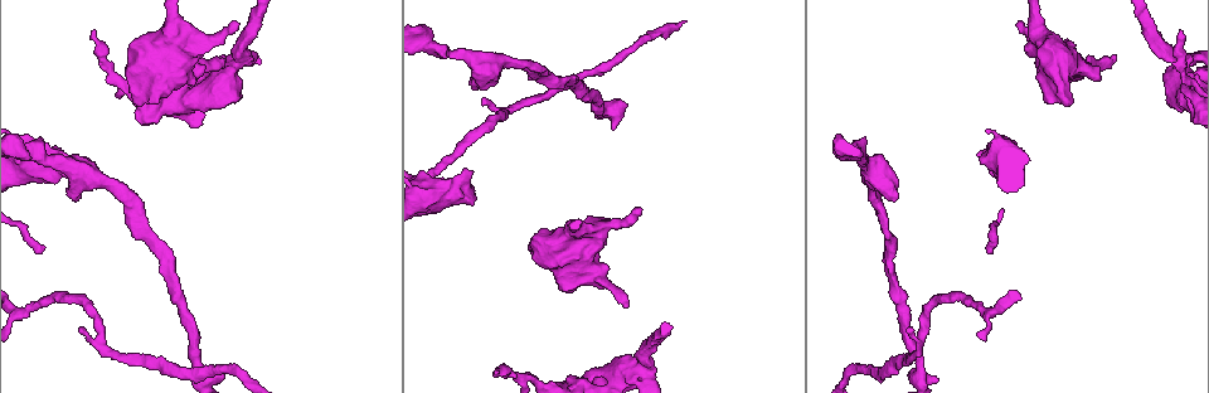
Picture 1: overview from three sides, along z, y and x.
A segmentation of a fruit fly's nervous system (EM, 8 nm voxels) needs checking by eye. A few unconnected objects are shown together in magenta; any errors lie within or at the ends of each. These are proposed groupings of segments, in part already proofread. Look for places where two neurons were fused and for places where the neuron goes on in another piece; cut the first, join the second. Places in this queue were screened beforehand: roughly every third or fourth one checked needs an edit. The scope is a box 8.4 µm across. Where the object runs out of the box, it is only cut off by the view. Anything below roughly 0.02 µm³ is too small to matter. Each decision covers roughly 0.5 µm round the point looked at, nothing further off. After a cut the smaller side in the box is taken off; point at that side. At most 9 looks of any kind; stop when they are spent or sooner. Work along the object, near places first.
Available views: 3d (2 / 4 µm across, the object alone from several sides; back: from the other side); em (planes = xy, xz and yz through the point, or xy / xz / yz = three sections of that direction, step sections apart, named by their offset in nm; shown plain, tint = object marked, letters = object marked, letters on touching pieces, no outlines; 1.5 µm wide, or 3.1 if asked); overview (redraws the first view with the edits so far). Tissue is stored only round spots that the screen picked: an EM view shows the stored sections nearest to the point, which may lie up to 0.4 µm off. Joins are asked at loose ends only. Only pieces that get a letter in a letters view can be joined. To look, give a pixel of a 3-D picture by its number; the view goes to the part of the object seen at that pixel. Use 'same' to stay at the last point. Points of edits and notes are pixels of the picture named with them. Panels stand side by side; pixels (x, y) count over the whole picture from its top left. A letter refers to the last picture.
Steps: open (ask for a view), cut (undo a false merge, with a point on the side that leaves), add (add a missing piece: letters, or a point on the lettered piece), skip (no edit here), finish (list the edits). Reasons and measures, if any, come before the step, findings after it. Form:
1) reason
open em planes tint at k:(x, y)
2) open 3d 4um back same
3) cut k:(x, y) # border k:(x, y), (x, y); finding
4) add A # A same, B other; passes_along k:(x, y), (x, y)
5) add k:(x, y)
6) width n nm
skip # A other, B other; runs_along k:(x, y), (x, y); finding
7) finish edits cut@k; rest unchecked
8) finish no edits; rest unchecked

stops while still wide
open 3d 4um at 1:(898, 198)

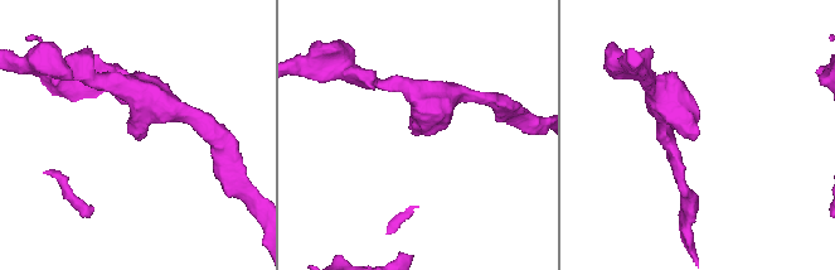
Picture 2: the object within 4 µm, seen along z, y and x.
open em planes letters at 2:(415, 134)

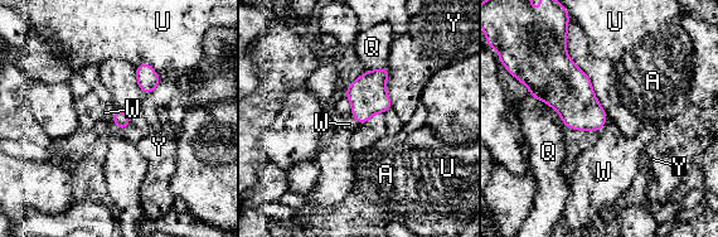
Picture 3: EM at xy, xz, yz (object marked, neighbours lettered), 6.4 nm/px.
skip # A other, Q other, U other, W other, Y other; border 3:(112, 109), (112, 121), (115, 125); none of them fits

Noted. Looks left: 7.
thick end
open em planes tint at 1:(978, 155)

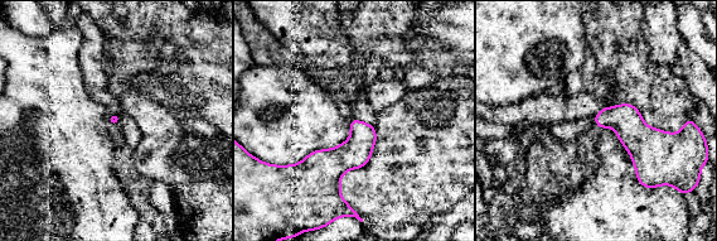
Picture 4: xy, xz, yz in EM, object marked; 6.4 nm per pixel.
what lies round it
open em planes letters same

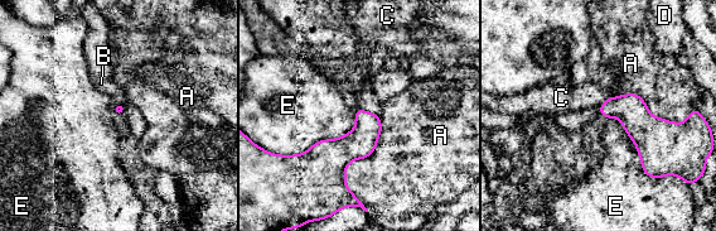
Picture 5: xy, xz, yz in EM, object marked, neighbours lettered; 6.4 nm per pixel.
longest_contact A 550 nm
skip # A other, B other, C other, D other, E other; border 5:(356, 110), (343, 135), (284, 155); none of them fits

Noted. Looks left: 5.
thin end
open 3d 2um at 1:(497, 371)

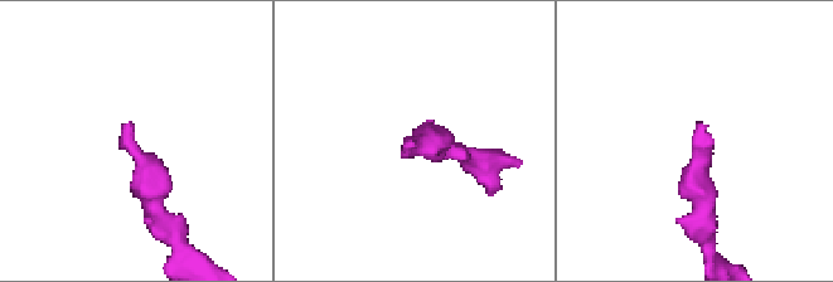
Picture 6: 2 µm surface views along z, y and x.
now the EM
open em planes letters at 6:(698, 124)

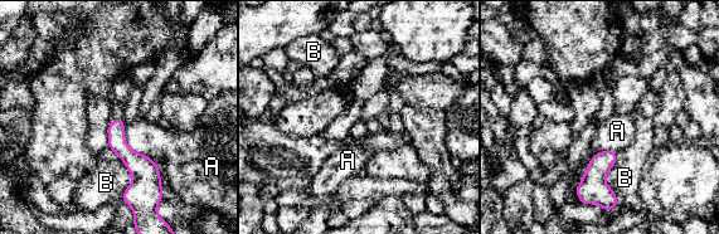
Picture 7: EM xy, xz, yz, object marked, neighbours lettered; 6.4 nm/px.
longest_contact B 340 nm
skip # A other, B other; runs_along 7:(112, 123), (139, 166), (131, 195); none of them fits

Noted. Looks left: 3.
free end
open em planes tint at 1:(1016, 25)

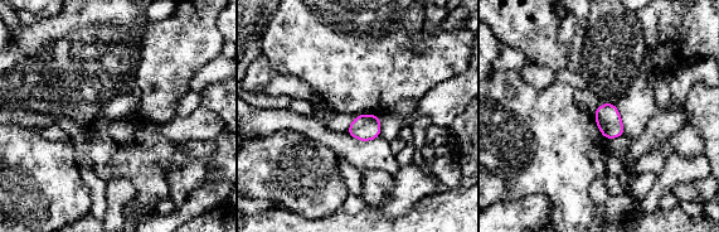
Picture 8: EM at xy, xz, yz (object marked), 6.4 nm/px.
open em planes letters same

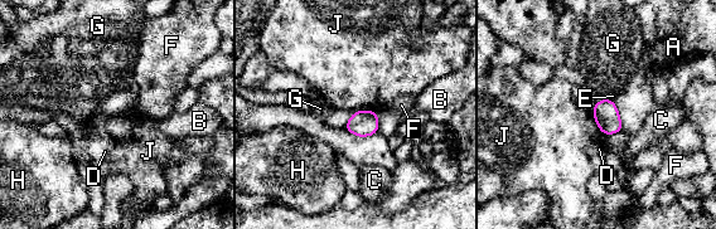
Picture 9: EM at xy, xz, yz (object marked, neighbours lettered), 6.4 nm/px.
width 160 nm
skip # A other, B other, C other, D other, E other, F other, G other, H other, J other; border 9:(591, 111), (593, 118), (603, 134); none of them fits

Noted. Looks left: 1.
finish no edits; rest unchecked

